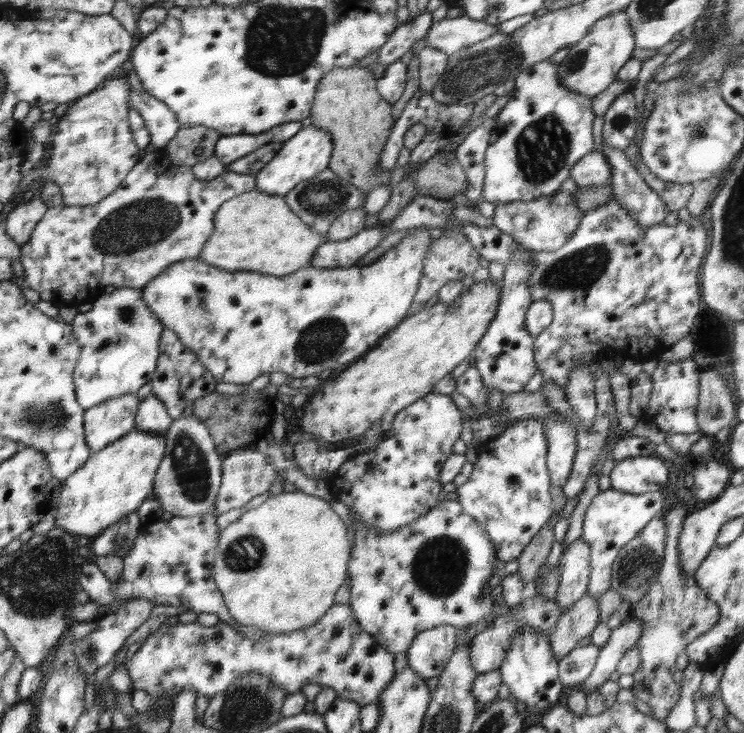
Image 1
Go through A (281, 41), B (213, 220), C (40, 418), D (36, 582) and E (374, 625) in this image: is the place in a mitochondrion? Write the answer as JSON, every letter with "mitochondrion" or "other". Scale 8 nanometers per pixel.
{"A":"mitochondrion","B":"other","C":"mitochondrion","D":"mitochondrion","E":"other"}

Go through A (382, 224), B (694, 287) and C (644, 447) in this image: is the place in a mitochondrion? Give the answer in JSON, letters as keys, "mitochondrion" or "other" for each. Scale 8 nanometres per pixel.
{"A":"other","B":"other","C":"other"}

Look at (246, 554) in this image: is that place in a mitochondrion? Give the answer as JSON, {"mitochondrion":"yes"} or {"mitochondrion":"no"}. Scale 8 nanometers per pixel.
{"mitochondrion":"yes"}

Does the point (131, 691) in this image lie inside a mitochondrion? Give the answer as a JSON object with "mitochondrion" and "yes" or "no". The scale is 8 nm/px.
{"mitochondrion":"no"}

